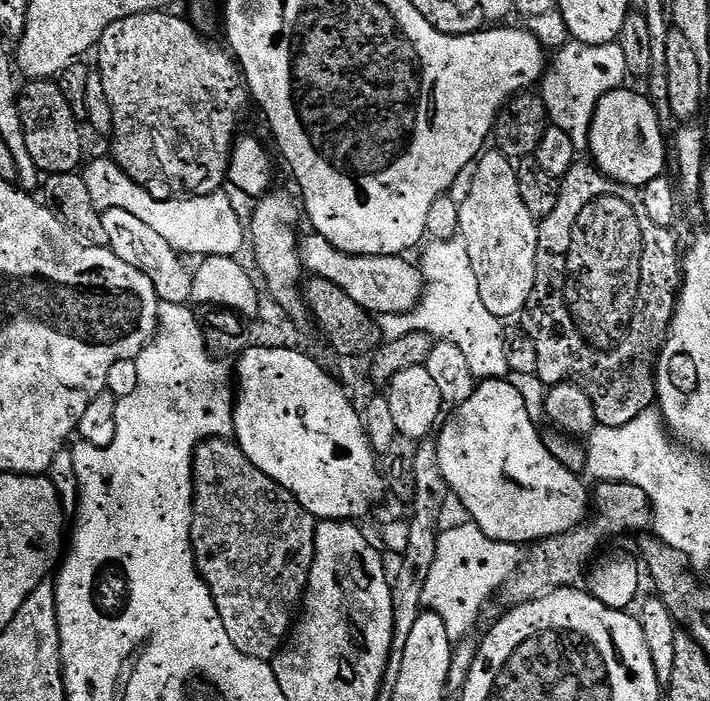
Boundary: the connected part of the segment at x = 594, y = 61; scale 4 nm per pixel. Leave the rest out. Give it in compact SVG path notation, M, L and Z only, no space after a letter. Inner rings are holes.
M558 10L527 17L526 27L546 50L561 48L553 62L551 59L540 83L540 97L547 108L549 123L572 134L577 145L587 145L598 102L606 94L623 87L629 77L620 44L588 44L570 40L566 18L562 18Z

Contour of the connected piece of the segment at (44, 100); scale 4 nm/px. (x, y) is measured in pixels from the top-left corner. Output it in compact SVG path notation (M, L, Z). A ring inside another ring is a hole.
M34 80L23 85L20 93L22 130L26 134L26 150L44 174L66 174L81 167L83 154L78 140L78 113L66 102L59 83Z

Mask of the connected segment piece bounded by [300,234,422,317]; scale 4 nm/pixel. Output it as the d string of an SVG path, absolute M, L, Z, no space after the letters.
M308 234L300 245L300 259L304 261L305 273L334 282L346 290L346 294L354 298L358 306L377 317L410 312L420 302L422 273L413 261L411 264L404 256L351 256L330 246L326 238Z

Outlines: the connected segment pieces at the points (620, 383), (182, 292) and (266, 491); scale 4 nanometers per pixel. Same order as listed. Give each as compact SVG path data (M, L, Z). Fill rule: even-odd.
M577 162L570 166L570 170L560 181L558 206L544 220L539 221L538 254L536 255L536 281L534 290L526 302L523 312L518 317L519 327L533 340L537 347L538 364L535 376L545 386L556 384L575 384L580 387L594 406L597 425L605 428L626 426L626 422L634 422L638 414L649 411L656 404L656 362L660 359L660 351L664 348L664 341L668 339L668 327L672 324L672 313L676 306L680 281L682 279L682 256L676 253L678 236L672 228L654 226L654 222L646 215L646 206L636 198L632 204L627 200L624 185L601 174L595 163Z
M106 210L100 213L100 217L102 227L106 229L108 249L118 254L122 262L134 266L134 270L142 270L142 274L146 274L146 278L154 282L154 290L161 304L188 304L192 300L192 272L184 269L185 261L181 253L174 251L170 242L165 242L151 226L146 226L146 222L134 218L134 214L126 210Z
M228 438L200 441L192 459L192 549L196 555L196 569L200 571L200 576L206 582L206 586L214 598L214 606L218 606L218 618L222 618L222 626L226 626L226 635L229 636L230 642L234 642L234 646L238 646L238 650L242 650L242 654L250 654L250 658L271 661L289 639L294 617L301 607L305 592L308 591L310 570L316 557L314 542L316 541L317 523L316 517L311 516L300 505L298 498L294 498L294 494L290 494L290 490L286 490L278 482L274 482L274 478L262 474L262 470L258 470L258 466L254 466L254 462L250 462L250 458L246 458L246 454L240 449L239 444Z

